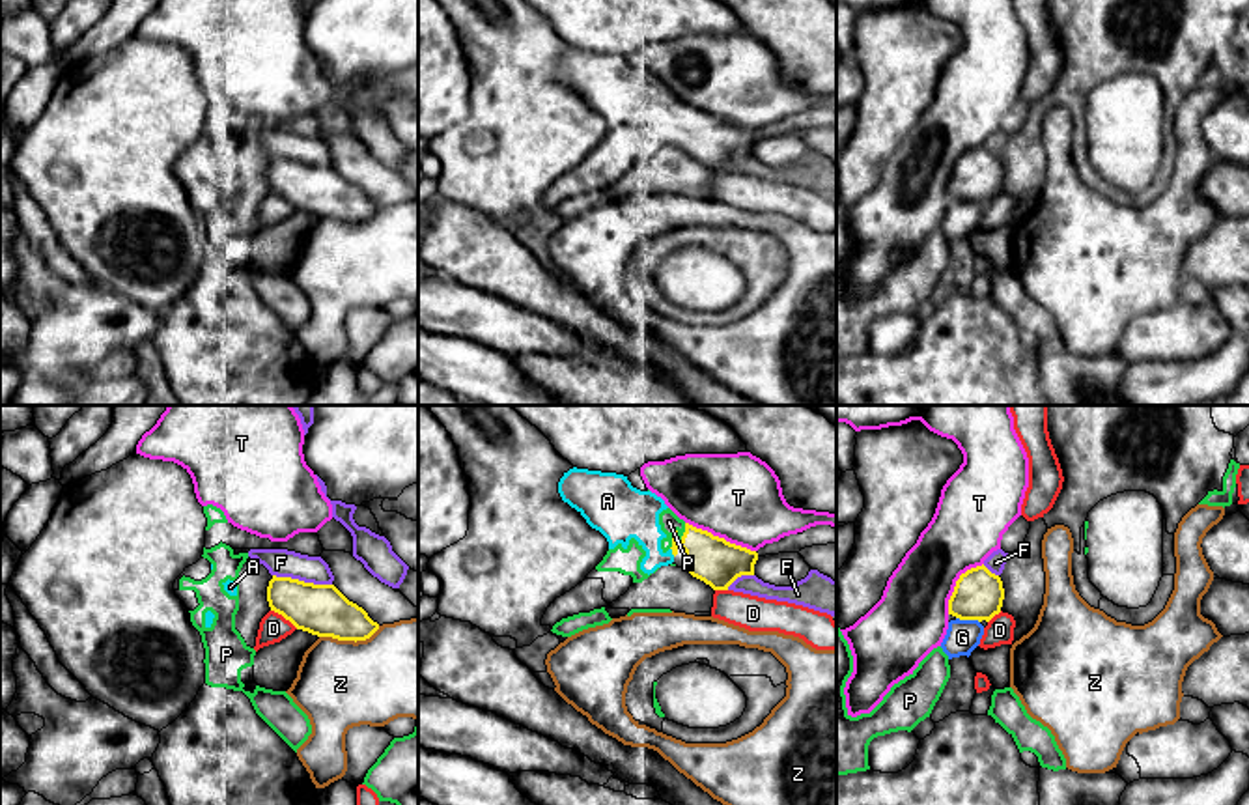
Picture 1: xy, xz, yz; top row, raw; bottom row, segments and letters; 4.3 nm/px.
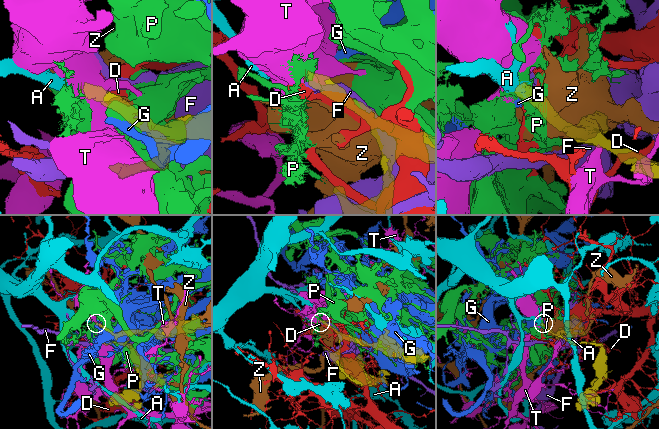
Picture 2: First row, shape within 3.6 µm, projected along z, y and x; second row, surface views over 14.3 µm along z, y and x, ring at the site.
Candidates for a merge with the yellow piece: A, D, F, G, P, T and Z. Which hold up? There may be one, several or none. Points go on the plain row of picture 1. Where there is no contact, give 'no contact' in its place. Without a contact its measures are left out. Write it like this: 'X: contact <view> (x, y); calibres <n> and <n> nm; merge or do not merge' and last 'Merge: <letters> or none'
A: contact xz (673, 133); calibres 200 and 220 nm; merge
D: contact xy (284, 198); calibres 220 and 120 nm; do not merge
F: contact xy (303, 163); calibres 220 and 120 nm; do not merge
G: contact yz (968, 200); calibres 220 and 150 nm; do not merge
P: contact xz (676, 118); calibres 200 and 90 nm; do not merge
T: contact xz (721, 120); calibres 200 and 380 nm; do not merge
Z: contact xy (350, 221); calibres 220 and 380 nm; do not merge
Merge: A

